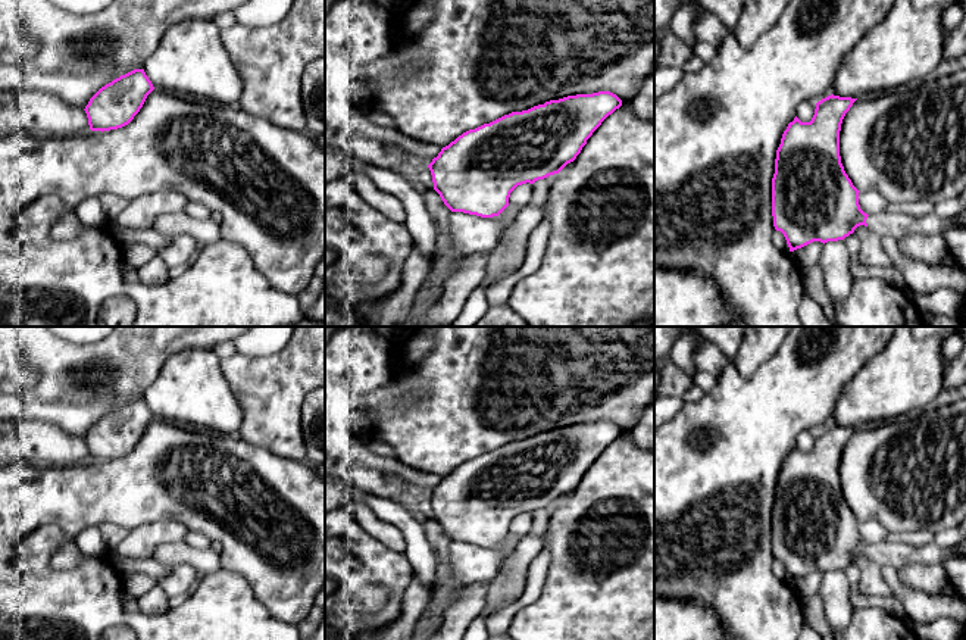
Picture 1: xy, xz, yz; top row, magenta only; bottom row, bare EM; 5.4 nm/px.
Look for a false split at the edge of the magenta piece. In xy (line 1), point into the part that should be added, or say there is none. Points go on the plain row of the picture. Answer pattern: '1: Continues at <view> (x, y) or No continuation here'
1: No continuation here

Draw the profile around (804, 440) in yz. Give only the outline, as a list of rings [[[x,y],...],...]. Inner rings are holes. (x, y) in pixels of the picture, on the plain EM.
[[[812,430],[801,431],[795,438],[795,446],[801,452],[810,452],[815,444],[815,438],[816,438],[816,431]]]

